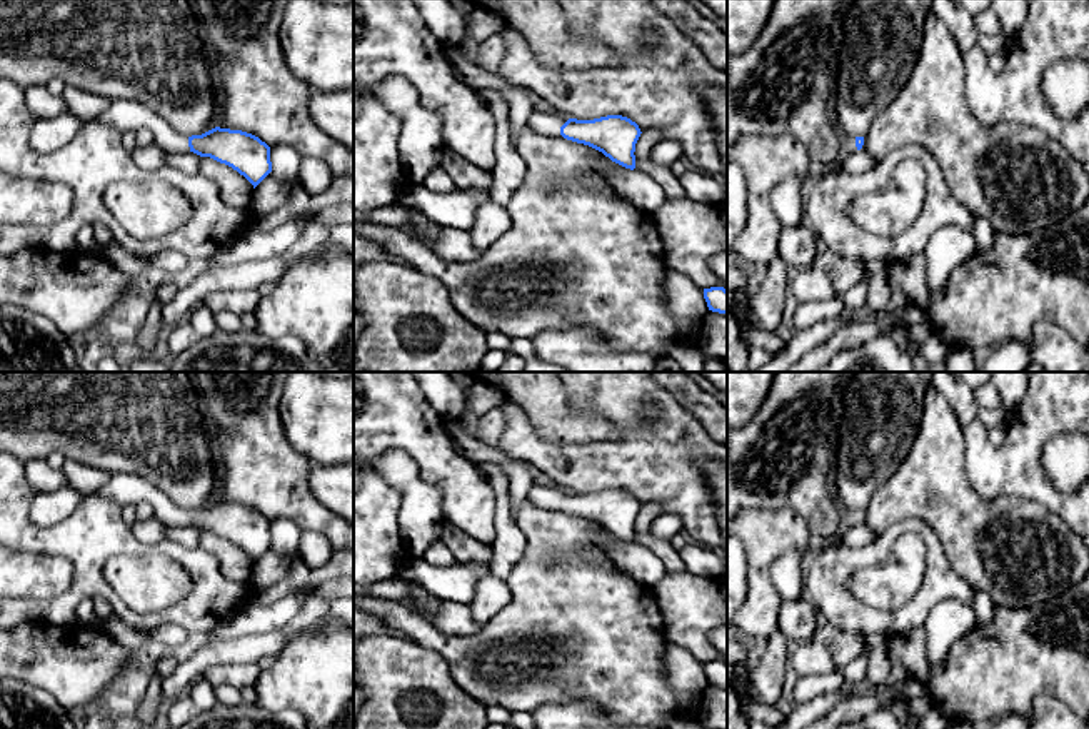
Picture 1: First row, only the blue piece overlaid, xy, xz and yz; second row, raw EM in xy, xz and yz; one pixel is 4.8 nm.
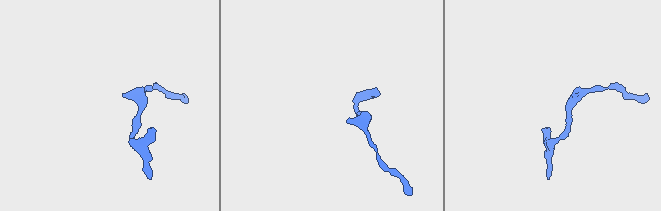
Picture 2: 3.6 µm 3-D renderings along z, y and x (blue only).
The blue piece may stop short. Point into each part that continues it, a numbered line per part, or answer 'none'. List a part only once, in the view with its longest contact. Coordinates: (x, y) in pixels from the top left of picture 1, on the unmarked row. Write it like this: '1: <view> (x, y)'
1: xy (122, 487)

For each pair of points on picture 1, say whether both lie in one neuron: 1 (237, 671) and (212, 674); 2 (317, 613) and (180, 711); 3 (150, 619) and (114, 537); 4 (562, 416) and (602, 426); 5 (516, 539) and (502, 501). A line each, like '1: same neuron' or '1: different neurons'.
1: same neuron
2: different neurons
3: same neuron
4: same neuron
5: same neuron

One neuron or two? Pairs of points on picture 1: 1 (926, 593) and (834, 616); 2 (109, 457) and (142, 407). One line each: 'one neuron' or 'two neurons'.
1: one neuron
2: one neuron

